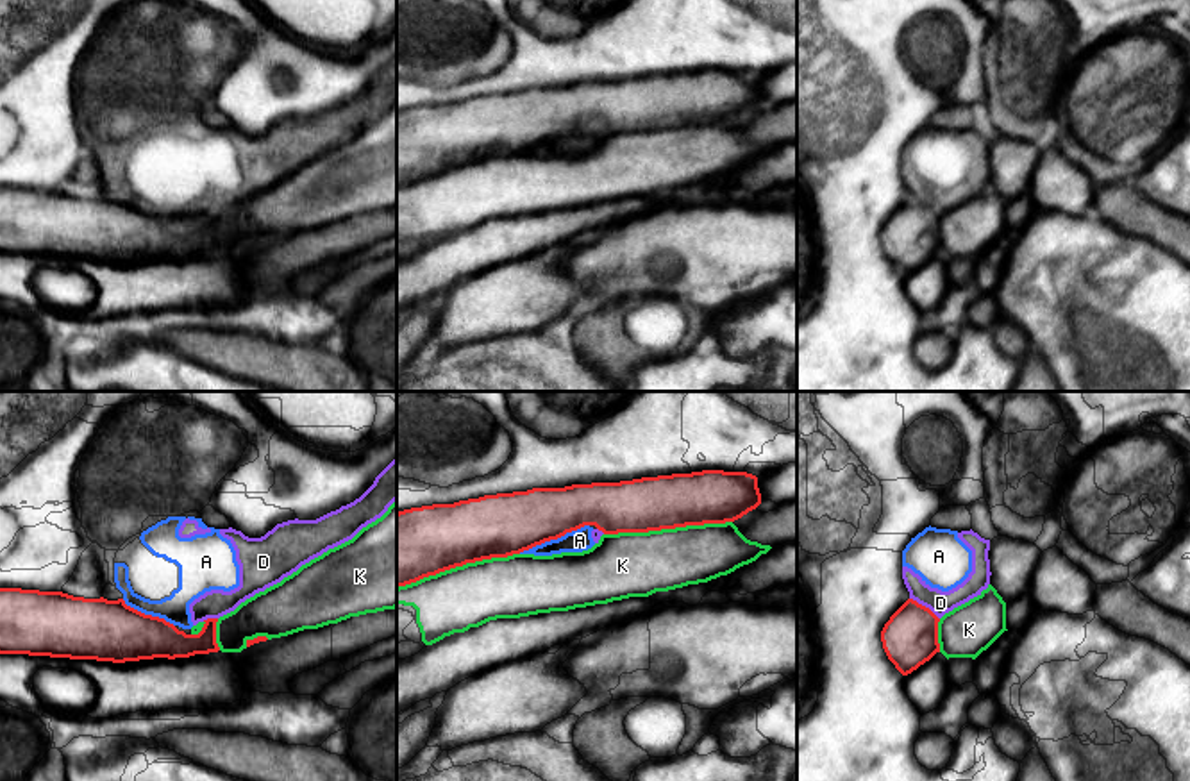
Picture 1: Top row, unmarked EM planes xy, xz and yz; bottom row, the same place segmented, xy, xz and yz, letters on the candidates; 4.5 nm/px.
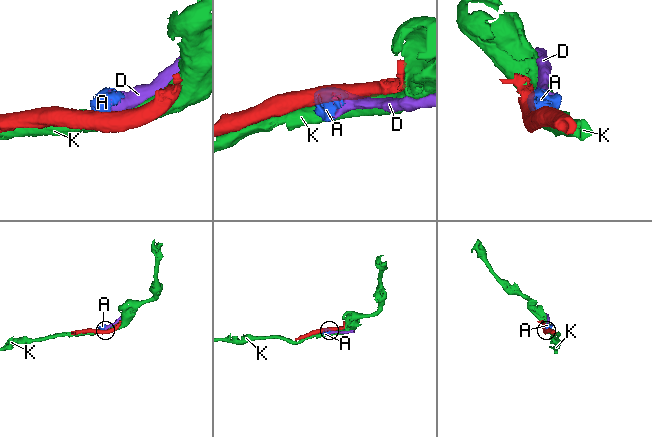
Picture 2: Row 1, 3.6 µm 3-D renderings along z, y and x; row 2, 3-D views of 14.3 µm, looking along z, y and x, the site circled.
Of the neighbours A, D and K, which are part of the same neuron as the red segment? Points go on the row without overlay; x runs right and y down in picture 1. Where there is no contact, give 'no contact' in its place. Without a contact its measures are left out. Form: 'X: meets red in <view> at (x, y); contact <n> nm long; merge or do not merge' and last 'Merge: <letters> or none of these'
A: meets red in xz at (553, 138); contact 340 nm long; do not merge
D: meets red in yz at (924, 206); contact 170 nm long; do not merge
K: meets red in xz at (667, 127); contact 600 nm long; do not merge
Merge: none of these

